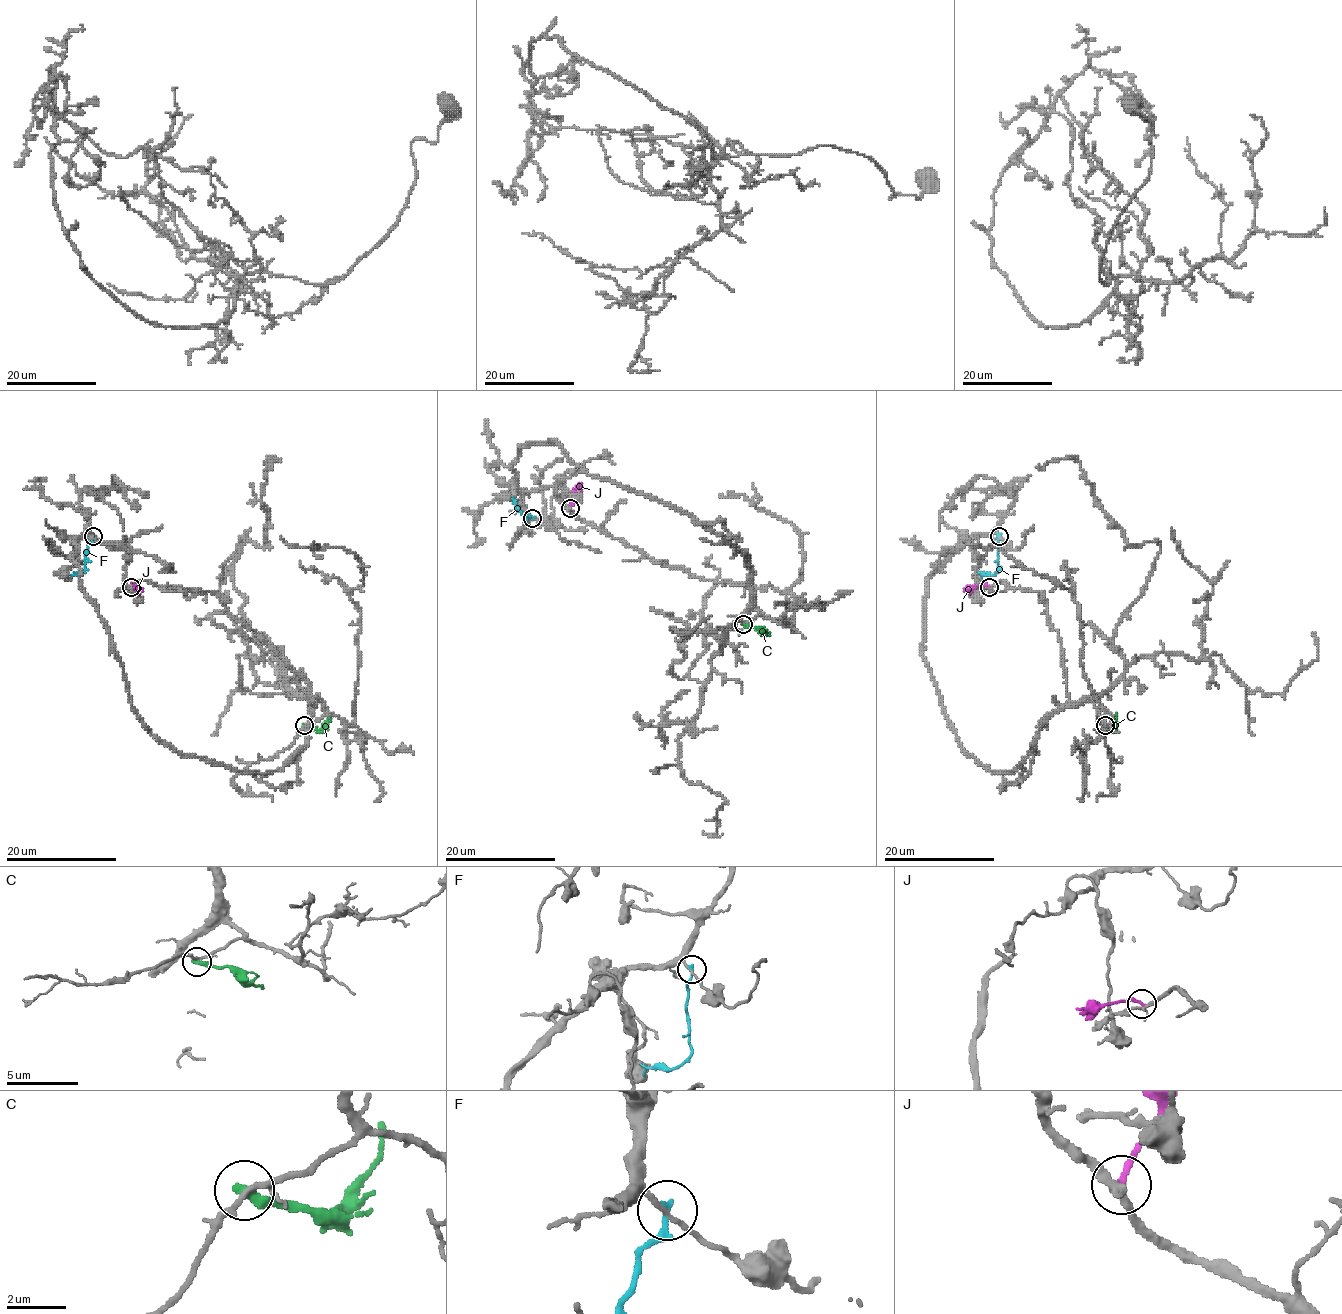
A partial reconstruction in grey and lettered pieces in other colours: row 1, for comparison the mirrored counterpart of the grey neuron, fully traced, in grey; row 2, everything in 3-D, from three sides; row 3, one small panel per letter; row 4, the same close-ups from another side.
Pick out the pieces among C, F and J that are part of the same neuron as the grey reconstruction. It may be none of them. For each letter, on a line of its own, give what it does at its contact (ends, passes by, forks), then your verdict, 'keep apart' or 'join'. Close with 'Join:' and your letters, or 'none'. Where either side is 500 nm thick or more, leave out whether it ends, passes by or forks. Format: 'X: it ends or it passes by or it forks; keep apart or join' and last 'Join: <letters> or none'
C: it ends; keep apart
F: it ends; keep apart
J: it ends; keep apart
Join: none

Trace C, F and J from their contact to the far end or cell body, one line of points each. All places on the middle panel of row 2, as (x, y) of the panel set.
C: (744, 625), (755, 626), (769, 634)
F: (532, 518), (524, 517), (509, 499)
J: (570, 507), (582, 482)

